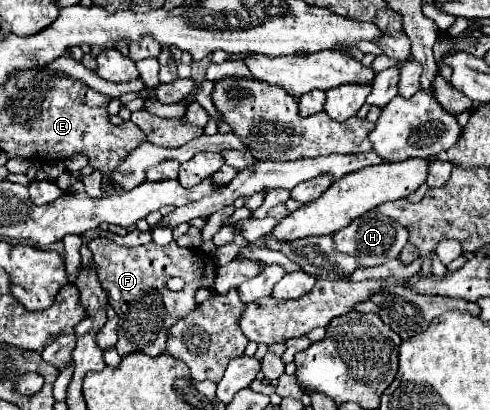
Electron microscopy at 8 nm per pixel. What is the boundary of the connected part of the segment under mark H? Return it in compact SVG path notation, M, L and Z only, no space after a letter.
M368 211L366 215L354 219L348 227L336 231L332 235L332 241L334 241L334 249L338 253L360 255L360 267L374 267L374 265L382 265L382 263L398 257L398 253L402 251L402 247L408 241L408 231L402 225L398 225L396 221L390 221L388 217L384 217L382 213Z

